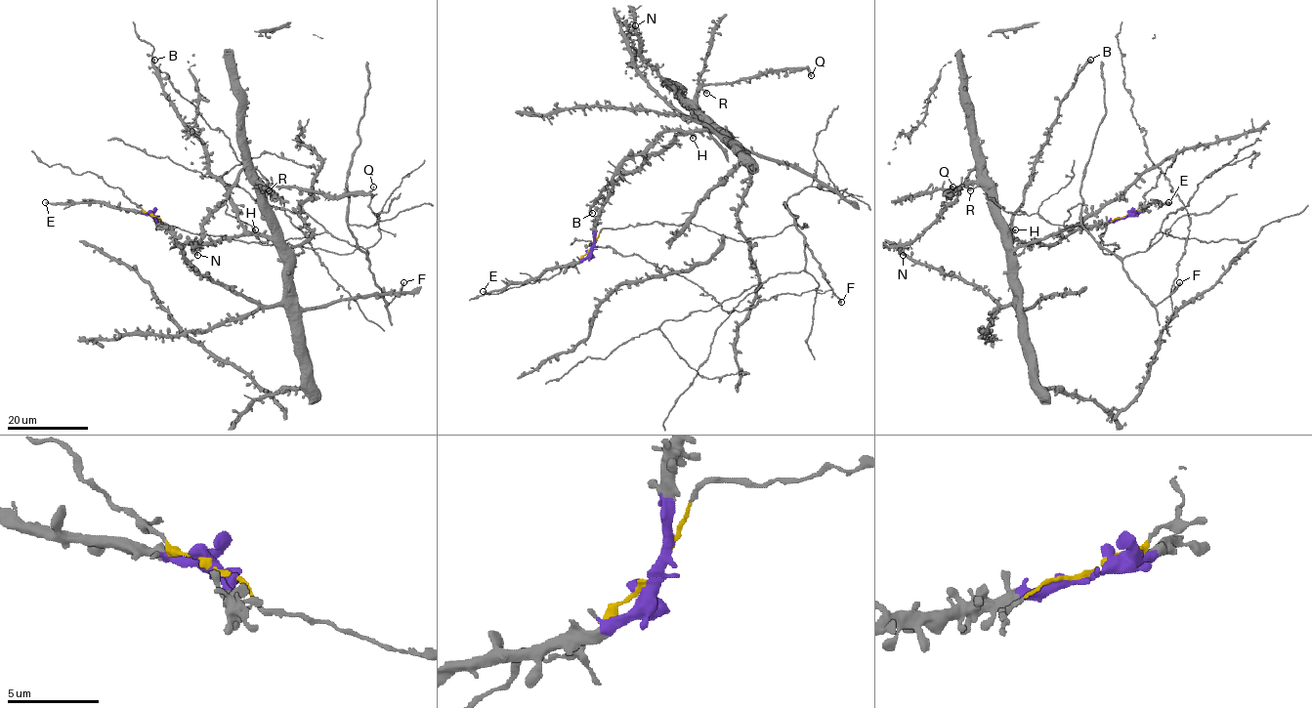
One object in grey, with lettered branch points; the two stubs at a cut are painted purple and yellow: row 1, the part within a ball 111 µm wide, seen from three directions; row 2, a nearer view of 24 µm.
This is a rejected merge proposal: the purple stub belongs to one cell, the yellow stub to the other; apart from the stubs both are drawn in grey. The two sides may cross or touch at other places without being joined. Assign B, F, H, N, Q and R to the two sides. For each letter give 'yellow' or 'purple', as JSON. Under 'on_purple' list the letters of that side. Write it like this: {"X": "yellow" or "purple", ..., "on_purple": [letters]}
{"B": "purple", "F": "yellow", "H": "purple", "N": "purple", "Q": "purple", "R": "purple", "on_purple": ["B", "H", "N", "Q", "R"]}

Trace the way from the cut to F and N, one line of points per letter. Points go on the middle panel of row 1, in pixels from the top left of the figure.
F: (592, 248), (603, 229), (656, 221), (677, 226), (689, 222), (742, 241), (777, 235), (794, 226), (841, 302)
N: (592, 248), (593, 229), (616, 170), (629, 157), (643, 154), (664, 132), (709, 129), (643, 57), (635, 25)

